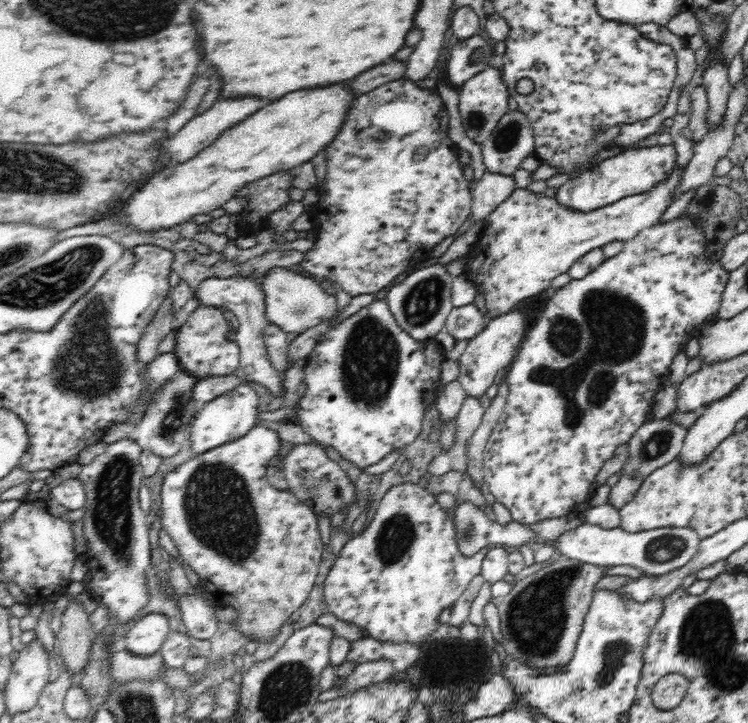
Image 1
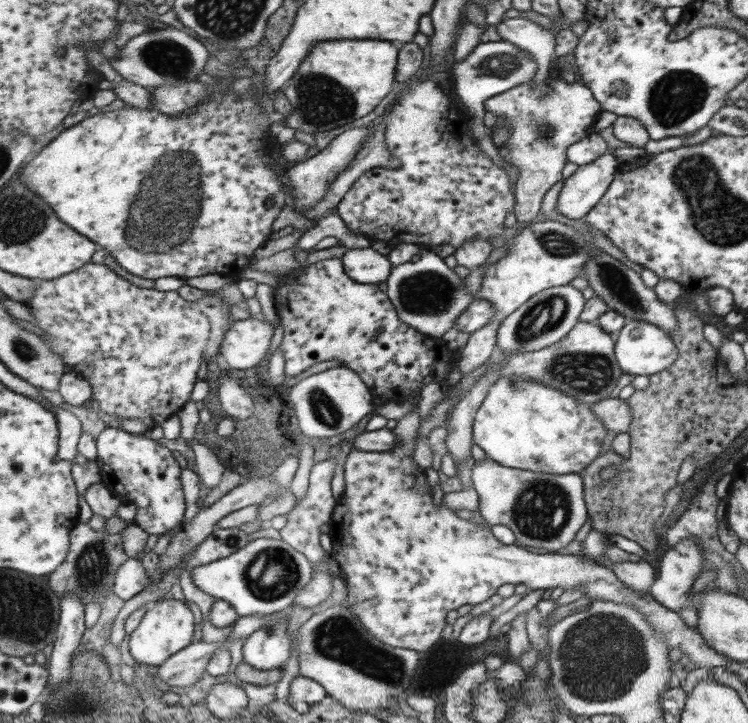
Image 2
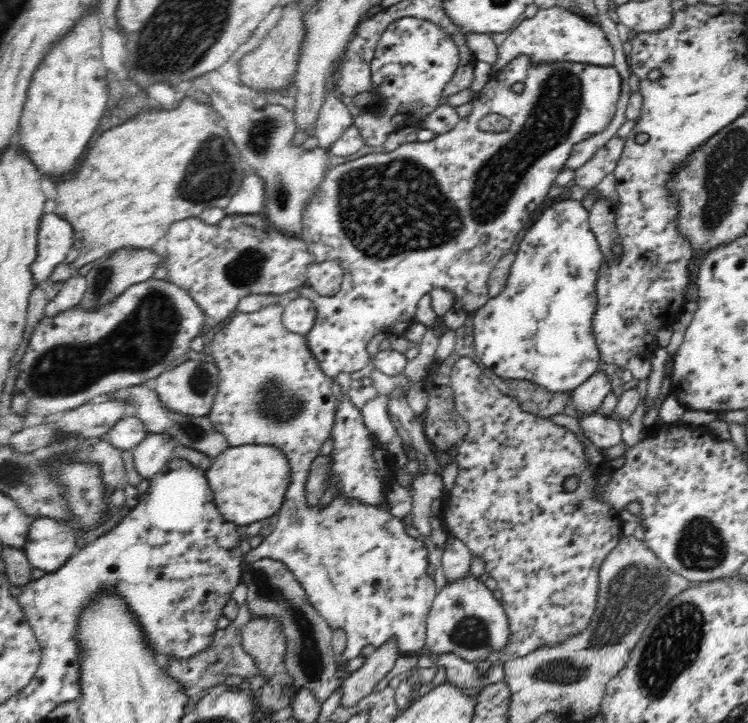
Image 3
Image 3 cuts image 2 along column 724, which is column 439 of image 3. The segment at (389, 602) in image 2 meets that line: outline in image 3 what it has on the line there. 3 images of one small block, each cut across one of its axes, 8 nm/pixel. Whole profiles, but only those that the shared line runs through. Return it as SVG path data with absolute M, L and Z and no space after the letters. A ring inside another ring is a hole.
M454 653L440 655L437 665L444 667L446 682L464 691L464 695L478 694L485 686L502 681L503 675L502 660L490 662L488 672L479 672L475 661L468 662L461 656Z

